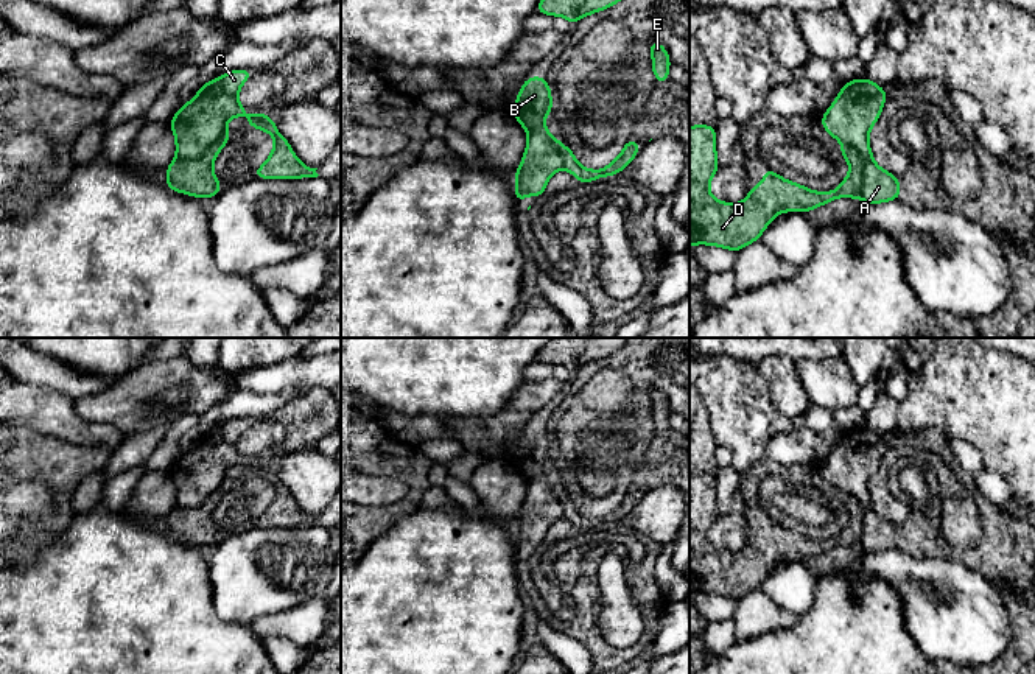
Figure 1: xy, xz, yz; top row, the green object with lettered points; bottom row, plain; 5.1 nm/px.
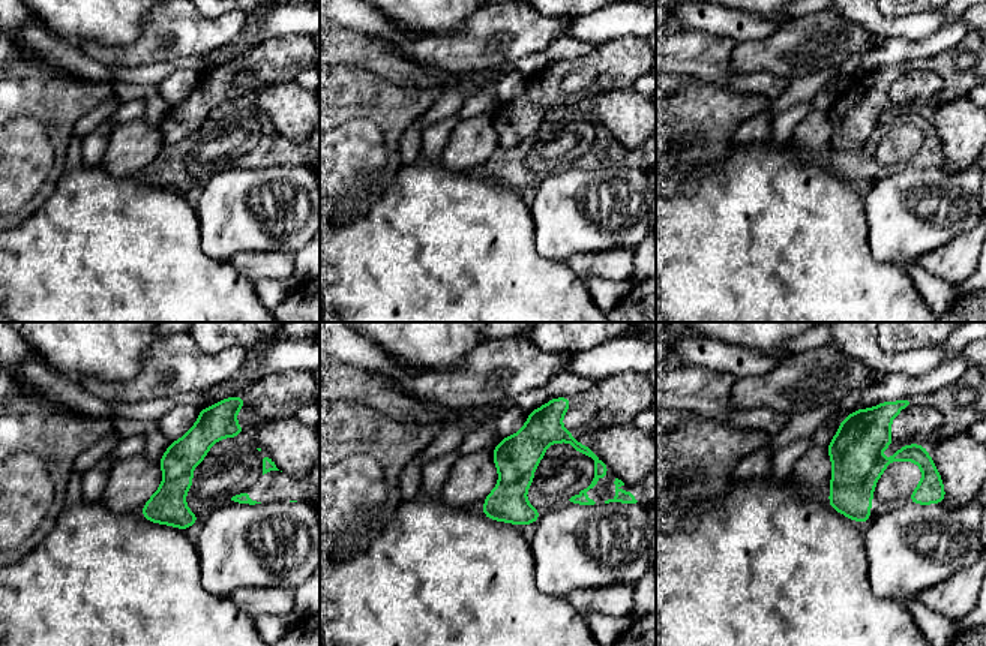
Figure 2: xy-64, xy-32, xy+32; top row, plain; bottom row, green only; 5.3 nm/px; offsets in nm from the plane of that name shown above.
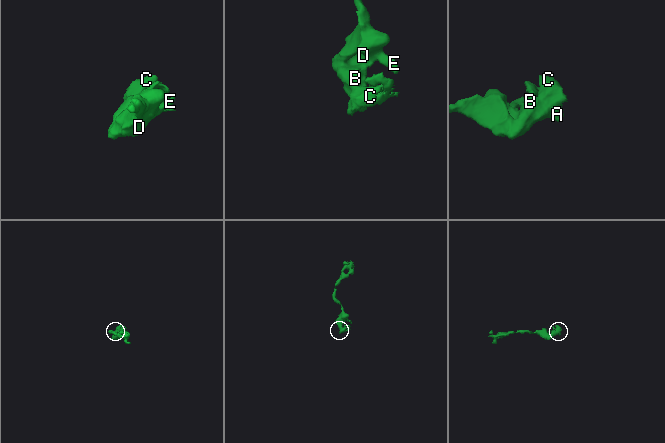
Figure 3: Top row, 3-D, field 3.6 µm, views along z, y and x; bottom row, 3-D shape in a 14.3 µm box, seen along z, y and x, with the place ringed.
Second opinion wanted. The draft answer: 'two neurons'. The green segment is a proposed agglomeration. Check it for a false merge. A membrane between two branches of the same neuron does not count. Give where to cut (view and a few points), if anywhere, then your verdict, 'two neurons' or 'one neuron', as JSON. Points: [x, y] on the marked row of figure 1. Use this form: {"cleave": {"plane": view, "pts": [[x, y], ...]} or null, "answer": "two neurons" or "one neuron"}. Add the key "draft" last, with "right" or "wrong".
{"cleave": {"plane": "yz", "pts": [[845, 143], [858, 153], [863, 162], [863, 182], [855, 196]]}, "answer": "two neurons", "draft": "right"}

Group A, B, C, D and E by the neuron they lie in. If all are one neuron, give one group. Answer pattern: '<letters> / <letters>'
A C / B D E

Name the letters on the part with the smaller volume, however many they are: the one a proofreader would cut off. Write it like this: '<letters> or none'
A, C

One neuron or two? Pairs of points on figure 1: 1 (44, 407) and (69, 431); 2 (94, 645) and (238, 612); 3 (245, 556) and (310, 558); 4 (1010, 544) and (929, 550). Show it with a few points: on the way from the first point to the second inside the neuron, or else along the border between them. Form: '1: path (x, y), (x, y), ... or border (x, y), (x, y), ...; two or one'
1: path (50, 413), (63, 425); one
2: border (210, 581), (215, 614), (224, 621), (249, 626); two
3: path (260, 558), (294, 558); one
4: path (990, 556), (950, 553); one

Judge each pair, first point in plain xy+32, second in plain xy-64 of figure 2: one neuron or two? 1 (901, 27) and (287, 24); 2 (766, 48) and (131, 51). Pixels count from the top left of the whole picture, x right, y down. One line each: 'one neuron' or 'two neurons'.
1: one neuron
2: one neuron

